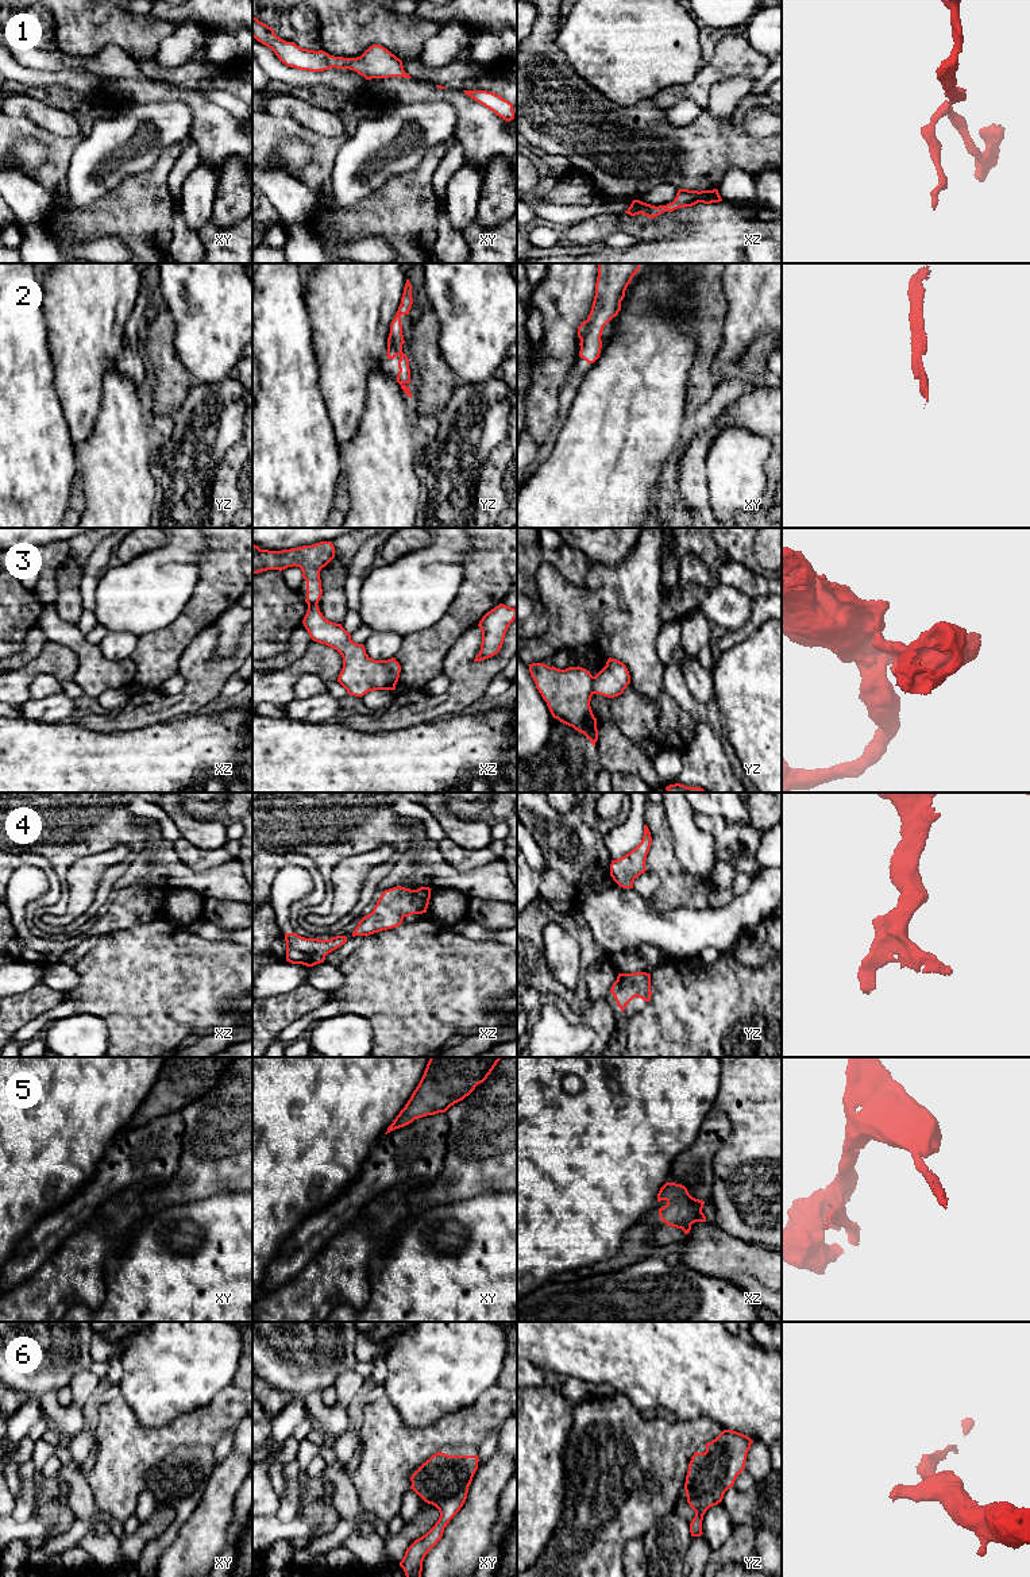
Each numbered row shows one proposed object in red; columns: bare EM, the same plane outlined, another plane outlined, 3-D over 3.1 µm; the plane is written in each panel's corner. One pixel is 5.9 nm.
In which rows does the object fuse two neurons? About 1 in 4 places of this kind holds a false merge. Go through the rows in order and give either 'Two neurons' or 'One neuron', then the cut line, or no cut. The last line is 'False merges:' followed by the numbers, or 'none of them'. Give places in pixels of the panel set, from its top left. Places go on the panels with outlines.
1: One neuron. No split
2: One neuron. No split
3: Two neurons. Split along yz (591, 677), (593, 693)
4: One neuron. No split
5: One neuron. No split
6: One neuron. No split
False merges: 3

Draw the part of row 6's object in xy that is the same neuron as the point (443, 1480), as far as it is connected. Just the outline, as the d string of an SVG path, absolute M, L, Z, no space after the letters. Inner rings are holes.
M437 1451L412 1474L410 1489L425 1503L435 1505L440 1518L406 1549L400 1562L406 1577L421 1577L425 1555L441 1539L444 1528L467 1499L478 1462L478 1455L448 1455Z

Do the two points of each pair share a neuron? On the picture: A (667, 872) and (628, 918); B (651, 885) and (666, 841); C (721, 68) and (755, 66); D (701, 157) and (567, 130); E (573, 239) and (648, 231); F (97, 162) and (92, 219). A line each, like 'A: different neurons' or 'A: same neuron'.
A: different neurons
B: different neurons
C: same neuron
D: same neuron
E: same neuron
F: different neurons

